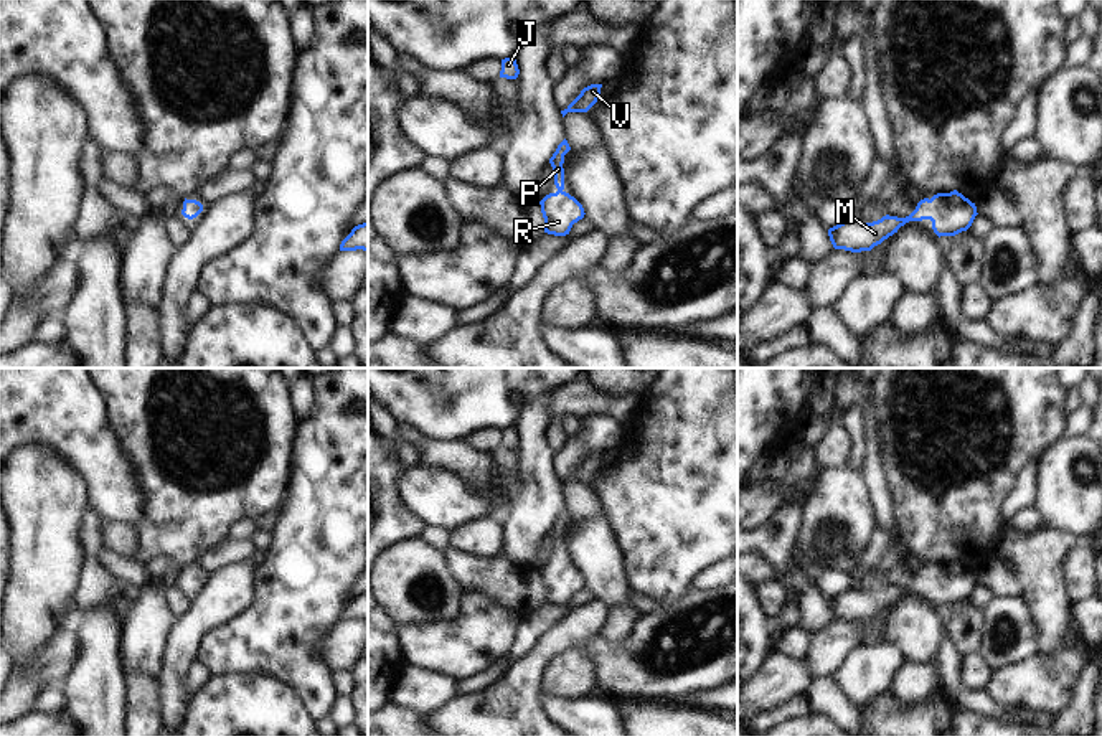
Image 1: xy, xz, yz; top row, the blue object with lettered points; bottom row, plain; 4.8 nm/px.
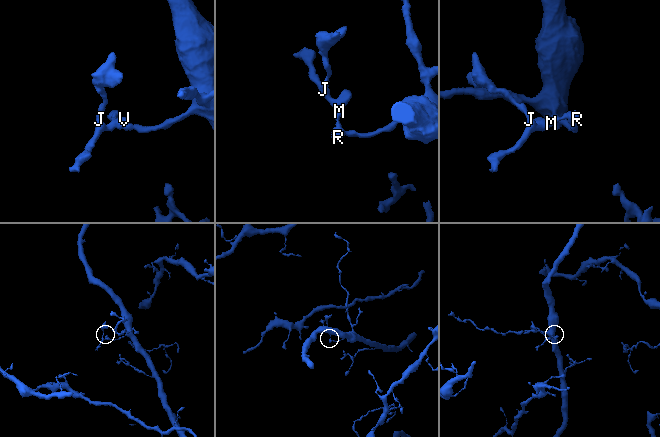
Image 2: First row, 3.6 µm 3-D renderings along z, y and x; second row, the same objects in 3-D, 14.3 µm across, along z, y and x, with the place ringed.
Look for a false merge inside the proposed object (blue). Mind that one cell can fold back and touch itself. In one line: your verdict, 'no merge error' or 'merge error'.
no merge error

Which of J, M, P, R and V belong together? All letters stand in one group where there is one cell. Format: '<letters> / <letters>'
J M P R V

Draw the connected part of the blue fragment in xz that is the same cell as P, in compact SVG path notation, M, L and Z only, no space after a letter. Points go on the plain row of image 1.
M564 508L553 526L549 528L549 533L554 540L554 554L558 558L556 563L546 564L539 574L541 583L544 587L544 602L554 604L554 606L566 606L569 604L574 592L584 587L584 578L582 574L564 561L564 525L571 520L567 510Z

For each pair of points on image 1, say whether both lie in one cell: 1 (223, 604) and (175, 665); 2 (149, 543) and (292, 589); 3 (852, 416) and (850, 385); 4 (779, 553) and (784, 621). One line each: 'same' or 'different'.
1: same
2: different
3: different
4: same

